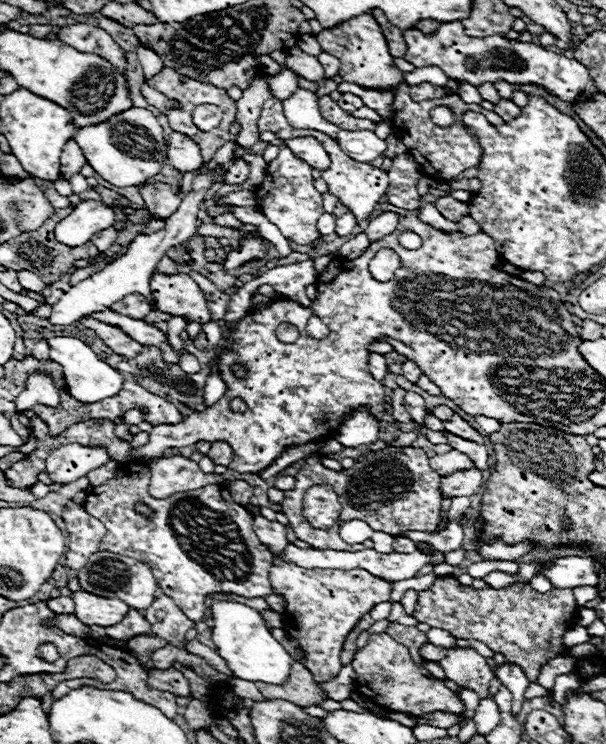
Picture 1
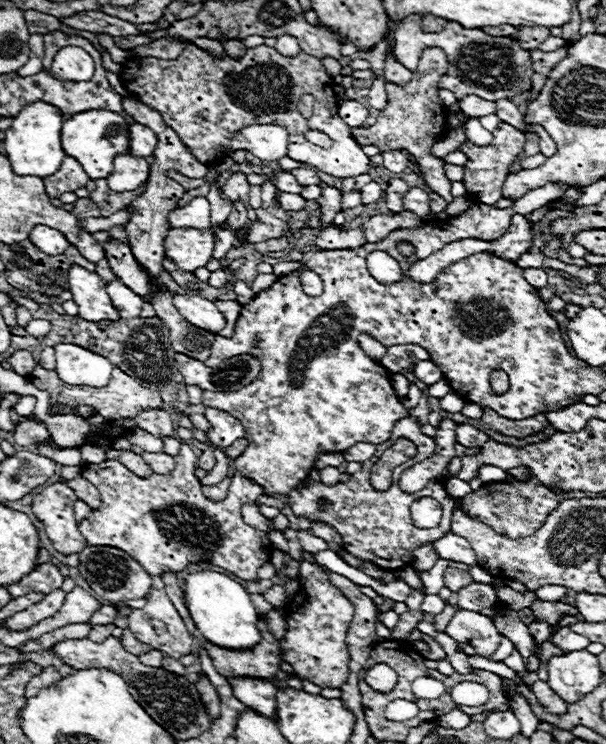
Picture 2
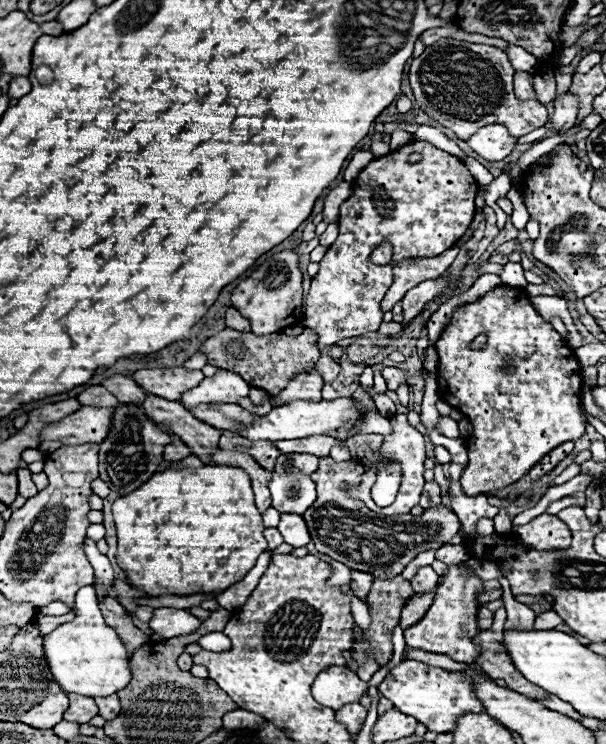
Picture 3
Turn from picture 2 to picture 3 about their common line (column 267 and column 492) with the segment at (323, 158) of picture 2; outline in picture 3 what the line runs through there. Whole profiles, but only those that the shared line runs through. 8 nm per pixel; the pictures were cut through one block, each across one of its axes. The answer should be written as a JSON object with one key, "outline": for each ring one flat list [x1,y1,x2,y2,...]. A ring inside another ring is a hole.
{"outline":[[446,38,426,46,422,56,414,58,410,66,410,84,420,108,430,118,450,128,460,140,470,138,486,124,504,124,514,138,520,138,542,128,548,122,548,112,538,102,516,100,512,88,514,72,516,70,500,48]]}

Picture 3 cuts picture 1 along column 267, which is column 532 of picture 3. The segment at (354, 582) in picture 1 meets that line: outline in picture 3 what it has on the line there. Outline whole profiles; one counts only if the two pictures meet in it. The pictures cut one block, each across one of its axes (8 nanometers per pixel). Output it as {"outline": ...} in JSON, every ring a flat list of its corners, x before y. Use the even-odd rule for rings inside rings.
{"outline":[[540,514,528,524,512,528,520,540,536,550,554,550,554,548,568,548,570,546,570,530,564,522,556,516]]}

